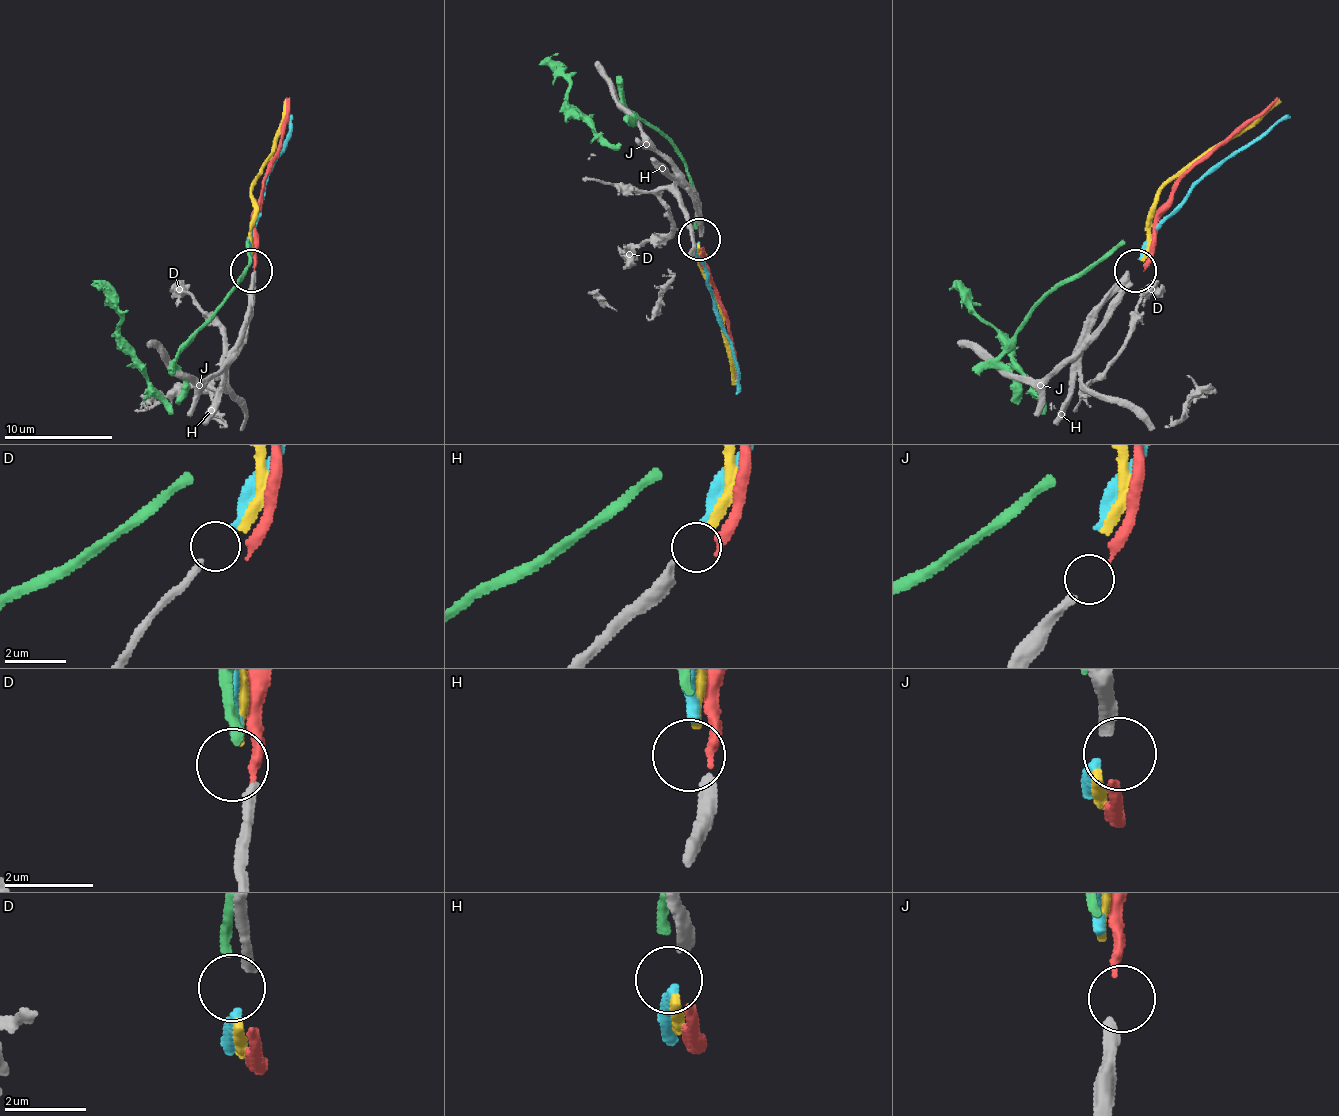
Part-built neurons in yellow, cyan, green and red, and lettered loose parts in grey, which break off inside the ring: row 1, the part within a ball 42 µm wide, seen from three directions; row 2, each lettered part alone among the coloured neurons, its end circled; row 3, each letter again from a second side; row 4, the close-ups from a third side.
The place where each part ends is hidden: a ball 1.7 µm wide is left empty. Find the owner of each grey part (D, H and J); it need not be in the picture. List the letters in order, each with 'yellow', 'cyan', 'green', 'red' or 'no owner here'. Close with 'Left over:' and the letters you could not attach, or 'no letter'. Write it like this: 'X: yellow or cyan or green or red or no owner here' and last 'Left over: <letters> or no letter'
D: cyan
H: yellow
J: red
Left over: no letter

